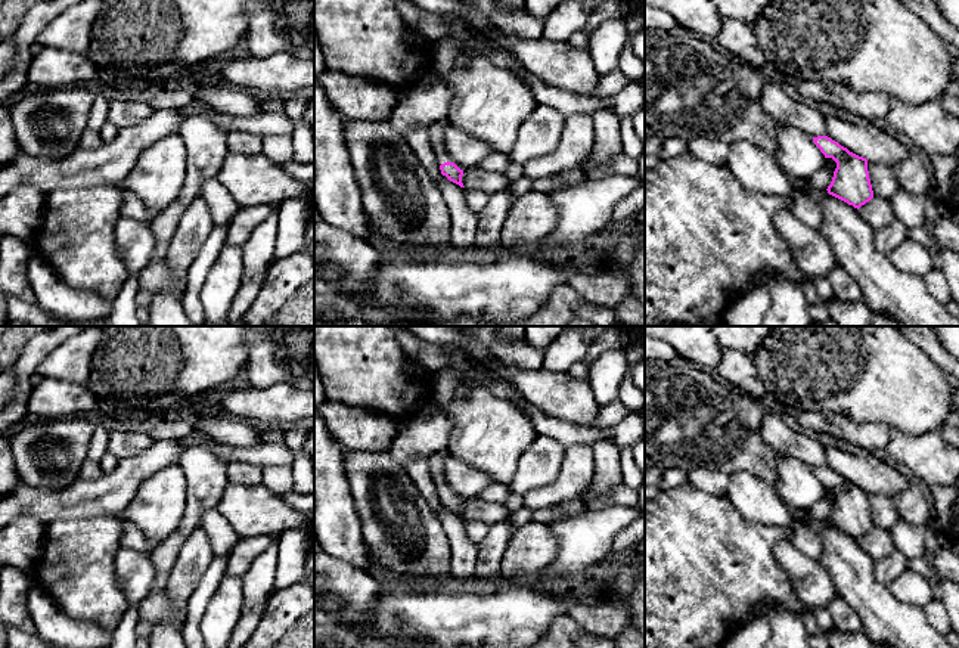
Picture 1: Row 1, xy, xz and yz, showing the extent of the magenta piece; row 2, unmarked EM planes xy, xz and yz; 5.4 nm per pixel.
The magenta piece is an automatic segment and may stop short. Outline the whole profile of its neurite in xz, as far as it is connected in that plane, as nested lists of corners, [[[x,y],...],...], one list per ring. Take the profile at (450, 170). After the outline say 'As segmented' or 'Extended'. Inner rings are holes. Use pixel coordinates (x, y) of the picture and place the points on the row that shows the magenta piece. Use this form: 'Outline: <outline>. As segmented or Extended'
Outline: [[[449,120],[432,124],[428,128],[429,142],[440,164],[441,174],[460,187],[465,187],[462,183],[463,170],[460,170],[444,151],[443,137],[449,125]]]. Extended

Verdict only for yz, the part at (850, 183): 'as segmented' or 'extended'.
as segmented

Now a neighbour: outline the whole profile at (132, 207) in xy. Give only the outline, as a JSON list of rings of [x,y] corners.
[[[122,190],[120,217],[131,218],[136,221],[149,220],[146,205],[134,192],[130,190]]]

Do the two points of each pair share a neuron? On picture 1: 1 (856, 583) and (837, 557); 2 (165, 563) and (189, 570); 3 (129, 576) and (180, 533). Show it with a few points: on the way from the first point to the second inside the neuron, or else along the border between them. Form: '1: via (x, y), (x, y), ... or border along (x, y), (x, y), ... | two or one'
1: via (853, 577), (853, 573), (843, 563) | one
2: border along (189, 533), (165, 585) | two
3: border along (148, 554), (155, 571), (151, 591) | two

